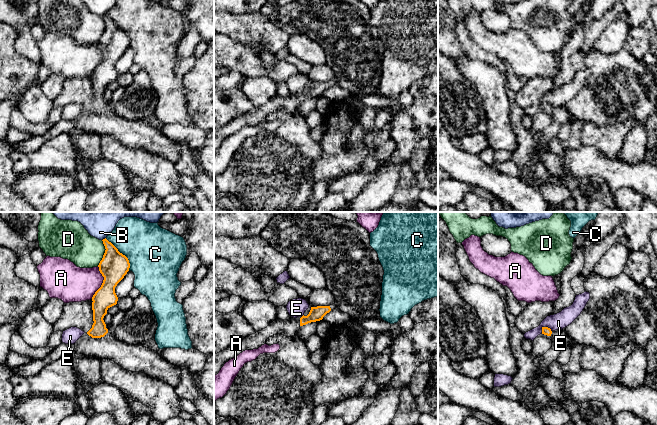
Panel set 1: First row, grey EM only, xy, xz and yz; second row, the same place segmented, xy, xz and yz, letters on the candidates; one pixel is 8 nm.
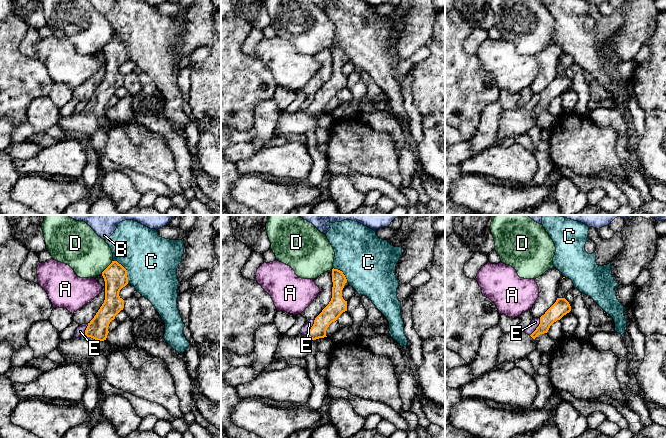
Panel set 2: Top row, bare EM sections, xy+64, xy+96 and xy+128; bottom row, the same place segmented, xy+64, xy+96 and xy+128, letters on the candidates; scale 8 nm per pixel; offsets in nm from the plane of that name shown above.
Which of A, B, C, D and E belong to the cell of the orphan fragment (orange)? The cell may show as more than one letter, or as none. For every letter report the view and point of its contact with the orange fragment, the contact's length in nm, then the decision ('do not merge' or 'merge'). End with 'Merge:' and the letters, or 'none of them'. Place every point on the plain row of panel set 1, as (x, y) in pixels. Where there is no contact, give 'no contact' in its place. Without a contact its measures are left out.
A: xy (103, 58) | 280 nm | do not merge
B: xy (103, 15) | 40 nm | do not merge
C: xy (121, 29) | 320 nm | do not merge
D: xy (104, 29) | 220 nm | do not merge
E: yz (547, 103) | 90 nm | do not merge
Merge: none of them

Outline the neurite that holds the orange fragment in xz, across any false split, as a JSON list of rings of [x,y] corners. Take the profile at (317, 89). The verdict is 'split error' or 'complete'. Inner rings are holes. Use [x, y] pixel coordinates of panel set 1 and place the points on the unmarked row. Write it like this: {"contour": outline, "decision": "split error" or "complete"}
{"contour": [[[336,81],[309,83],[302,93],[290,93],[288,96],[275,95],[265,105],[256,108],[238,118],[232,120],[227,125],[214,131],[214,152],[219,149],[226,138],[235,134],[245,126],[258,125],[266,120],[266,116],[277,110],[292,113],[297,111],[301,102],[311,98],[320,97]]], "decision": "split error"}

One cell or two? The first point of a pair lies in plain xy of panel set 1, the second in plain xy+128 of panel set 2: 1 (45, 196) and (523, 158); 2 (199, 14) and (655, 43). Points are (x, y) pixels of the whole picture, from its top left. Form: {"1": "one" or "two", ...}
{"1": "two", "2": "two"}

